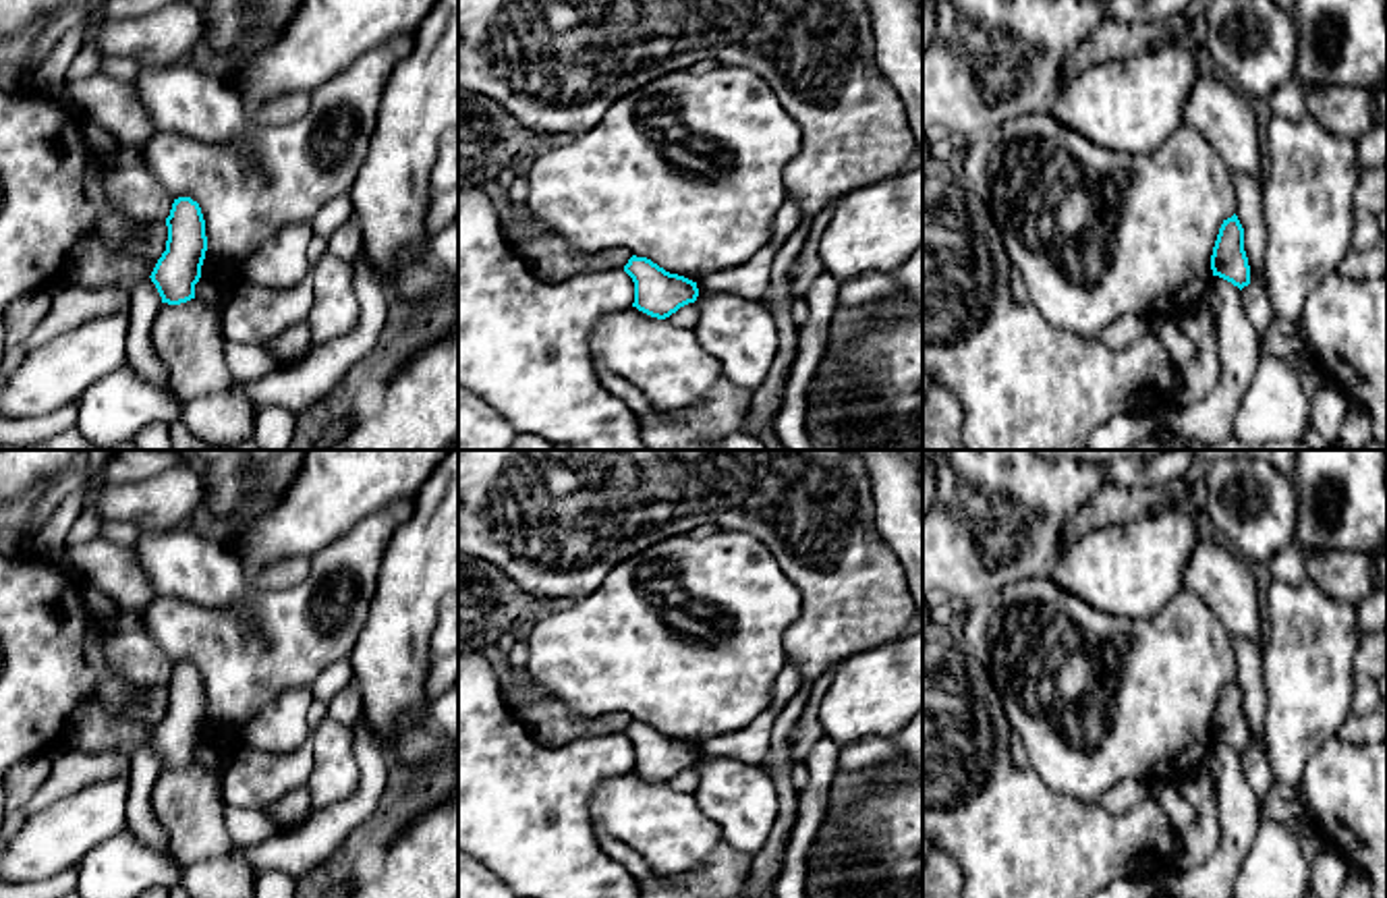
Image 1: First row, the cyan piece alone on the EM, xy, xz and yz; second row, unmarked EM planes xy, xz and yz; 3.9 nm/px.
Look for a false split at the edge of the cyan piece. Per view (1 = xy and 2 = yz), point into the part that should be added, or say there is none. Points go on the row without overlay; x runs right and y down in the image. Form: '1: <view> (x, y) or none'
1: none
2: none

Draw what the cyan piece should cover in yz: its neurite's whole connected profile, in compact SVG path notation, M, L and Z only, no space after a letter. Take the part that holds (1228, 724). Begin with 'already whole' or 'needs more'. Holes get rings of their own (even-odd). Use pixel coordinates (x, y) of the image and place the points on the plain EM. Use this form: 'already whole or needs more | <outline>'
already whole | M1236 678L1223 684L1219 693L1211 720L1211 734L1213 740L1232 747L1240 755L1250 749L1250 730L1244 715L1244 693Z

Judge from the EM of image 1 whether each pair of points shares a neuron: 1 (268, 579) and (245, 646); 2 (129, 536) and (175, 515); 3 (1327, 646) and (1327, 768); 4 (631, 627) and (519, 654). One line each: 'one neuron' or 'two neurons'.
1: two neurons
2: two neurons
3: two neurons
4: two neurons

